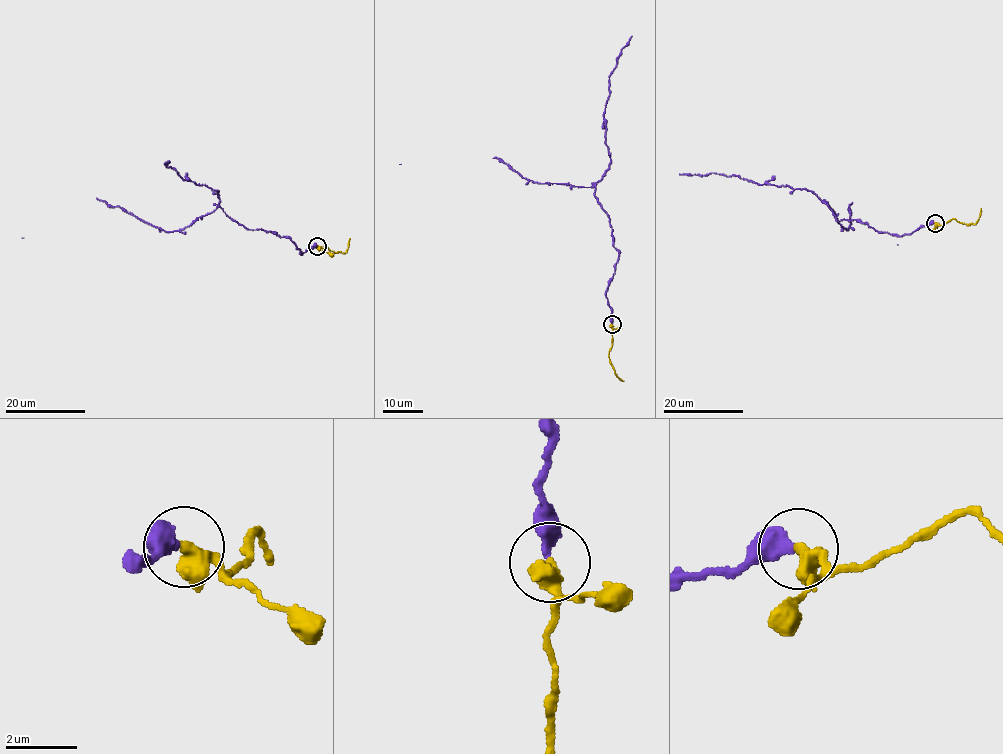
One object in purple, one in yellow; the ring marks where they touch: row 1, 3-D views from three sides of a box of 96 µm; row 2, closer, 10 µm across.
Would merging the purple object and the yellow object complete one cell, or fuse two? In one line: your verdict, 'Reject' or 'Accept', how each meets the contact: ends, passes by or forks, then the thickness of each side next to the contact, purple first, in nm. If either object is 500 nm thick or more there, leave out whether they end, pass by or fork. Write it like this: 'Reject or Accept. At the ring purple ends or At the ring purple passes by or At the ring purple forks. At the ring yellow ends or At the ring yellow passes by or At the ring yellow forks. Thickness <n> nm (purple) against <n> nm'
Accept. At the ring purple ends. At the ring yellow passes by. Thickness 400 nm (purple) against 400 nm

